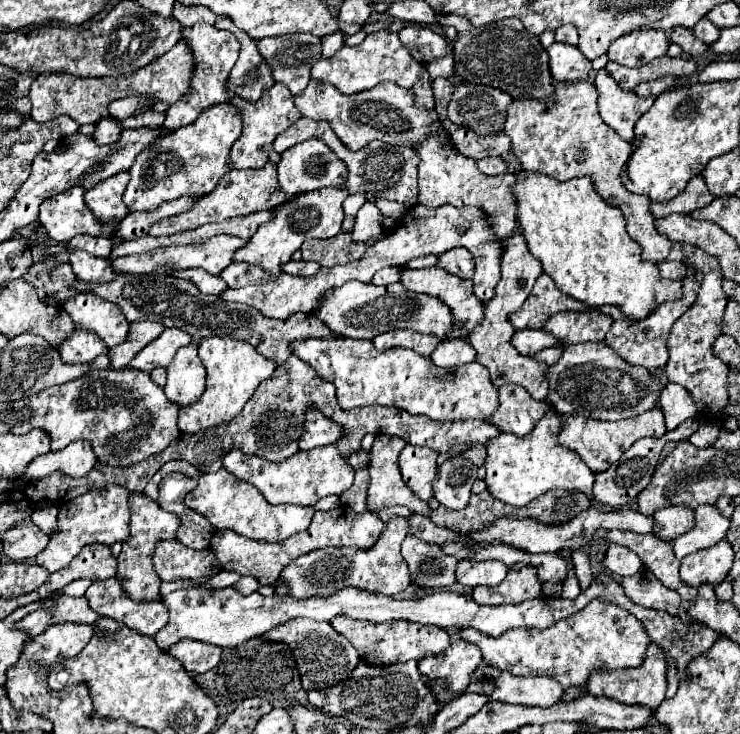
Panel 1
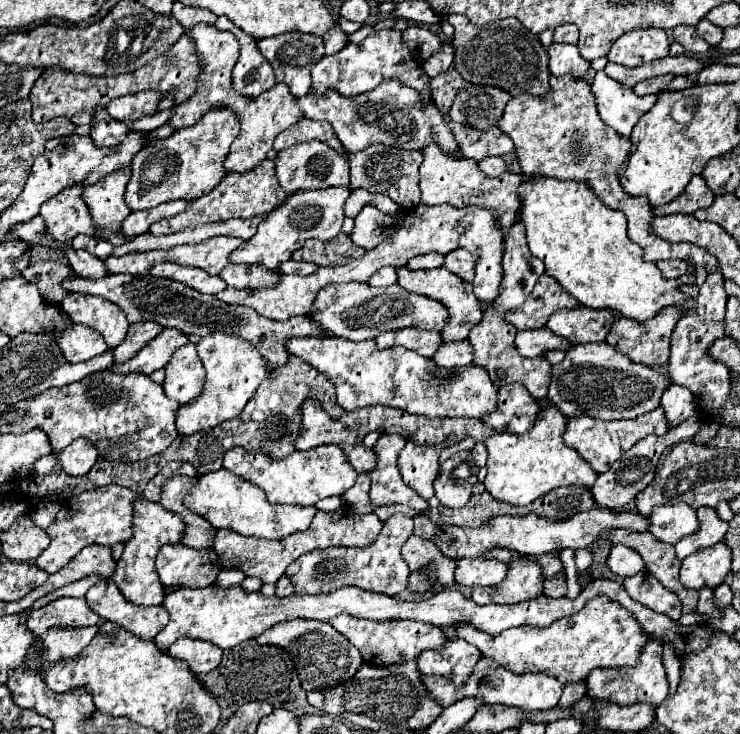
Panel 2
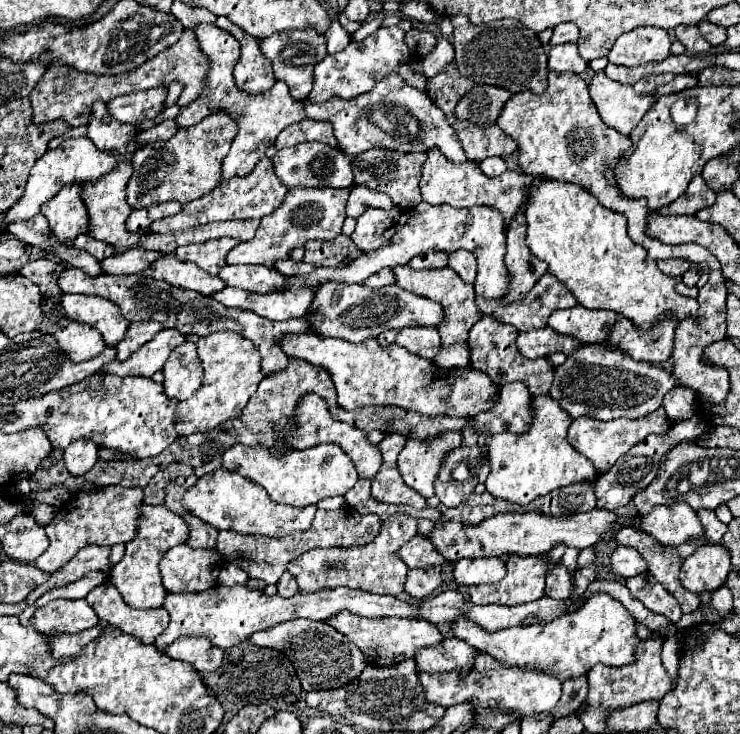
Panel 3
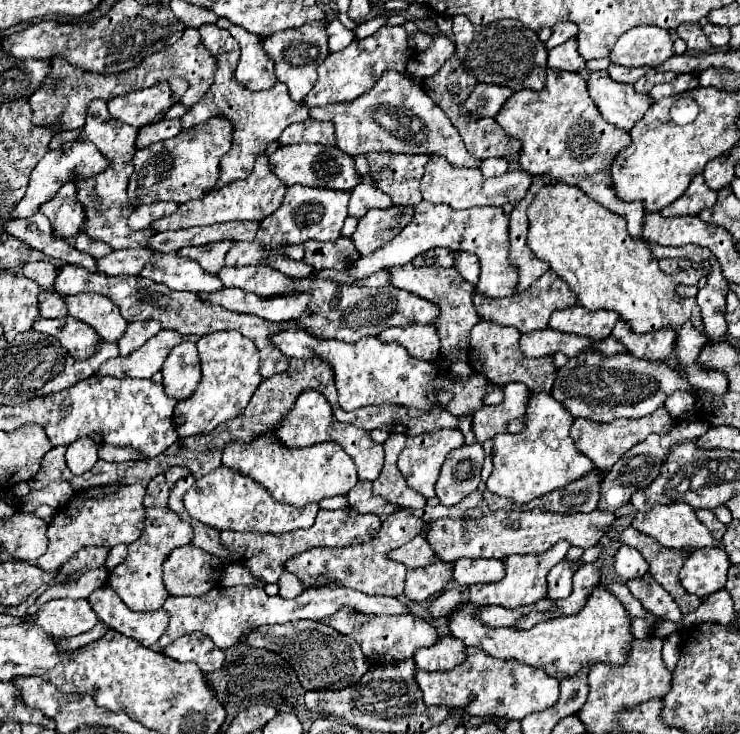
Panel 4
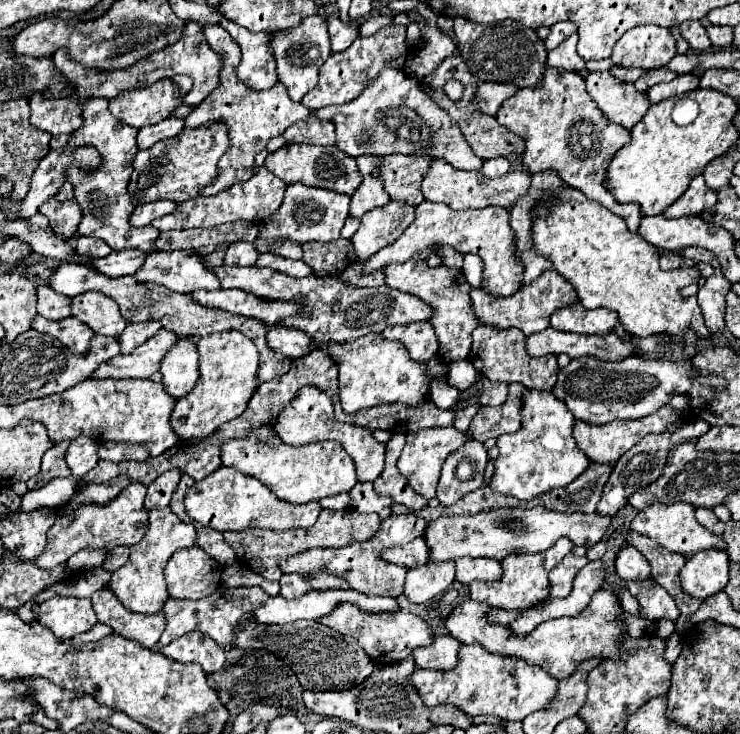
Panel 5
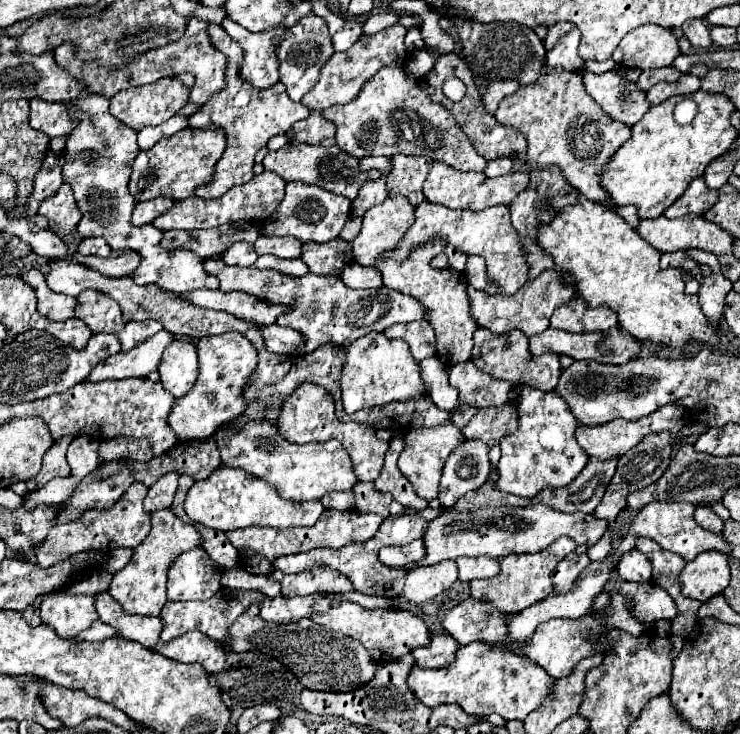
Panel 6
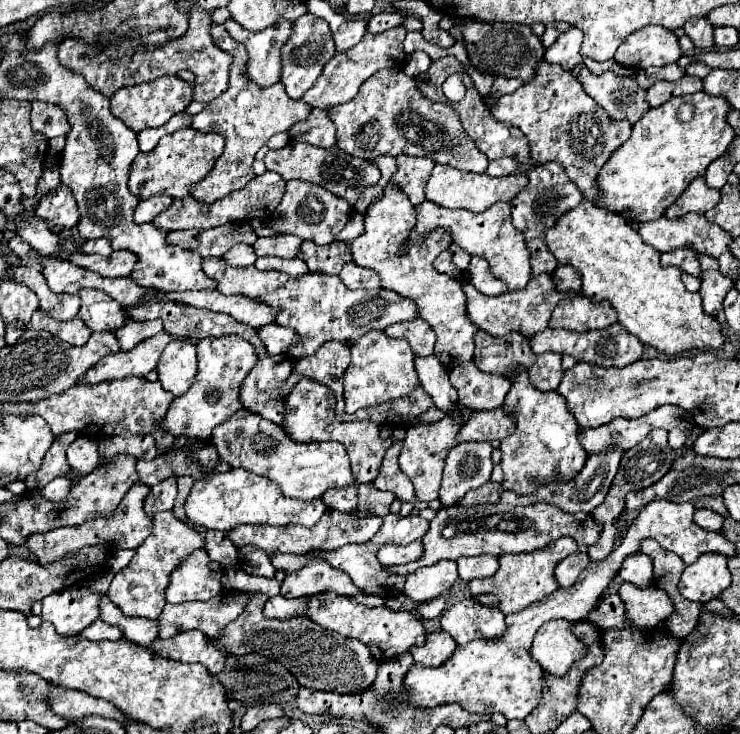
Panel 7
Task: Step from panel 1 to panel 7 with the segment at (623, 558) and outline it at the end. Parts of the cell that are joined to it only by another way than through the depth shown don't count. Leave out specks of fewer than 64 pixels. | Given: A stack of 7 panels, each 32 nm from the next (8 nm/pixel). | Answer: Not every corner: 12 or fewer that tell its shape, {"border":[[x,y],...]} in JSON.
{"border":[[634,554],[620,578],[638,588],[652,586],[652,560]]}

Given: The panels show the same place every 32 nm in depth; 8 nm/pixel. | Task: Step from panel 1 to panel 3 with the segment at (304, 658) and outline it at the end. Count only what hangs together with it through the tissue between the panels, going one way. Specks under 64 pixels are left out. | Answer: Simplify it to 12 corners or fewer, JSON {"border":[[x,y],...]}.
{"border":[[326,622],[250,636],[288,656],[304,690],[340,688],[368,666]]}

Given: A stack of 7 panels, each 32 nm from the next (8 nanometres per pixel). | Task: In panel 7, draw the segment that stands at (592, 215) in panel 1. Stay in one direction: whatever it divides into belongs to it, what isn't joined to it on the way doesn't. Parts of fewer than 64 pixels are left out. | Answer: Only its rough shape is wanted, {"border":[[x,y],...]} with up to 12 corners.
{"border":[[584,198],[546,230],[582,294],[666,356],[722,324],[620,214]]}

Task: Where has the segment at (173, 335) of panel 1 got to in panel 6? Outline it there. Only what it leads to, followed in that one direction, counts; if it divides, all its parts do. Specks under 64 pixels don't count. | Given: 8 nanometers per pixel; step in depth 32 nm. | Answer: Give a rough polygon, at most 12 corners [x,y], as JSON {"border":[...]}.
{"border":[[166,330],[102,360],[88,382],[146,378],[174,342]]}

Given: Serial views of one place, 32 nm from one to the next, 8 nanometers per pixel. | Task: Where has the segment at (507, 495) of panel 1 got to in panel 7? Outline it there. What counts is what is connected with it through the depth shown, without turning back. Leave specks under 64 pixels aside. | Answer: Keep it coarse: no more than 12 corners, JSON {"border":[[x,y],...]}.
{"border":[[524,366],[502,408],[518,424],[500,444],[502,486],[532,494],[570,482],[588,458],[558,392]]}

